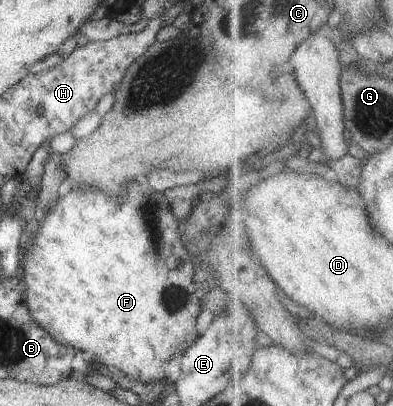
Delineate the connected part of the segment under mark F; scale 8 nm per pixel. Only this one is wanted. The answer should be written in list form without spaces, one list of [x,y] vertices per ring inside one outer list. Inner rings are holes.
[[[141,180],[127,184],[124,193],[118,198],[106,196],[101,190],[91,186],[78,188],[75,186],[70,193],[61,197],[55,206],[50,207],[49,212],[39,223],[37,237],[31,241],[31,247],[27,249],[27,255],[21,265],[22,273],[19,276],[26,285],[26,302],[31,315],[56,342],[68,348],[75,348],[77,351],[89,351],[97,363],[122,371],[126,376],[137,378],[146,384],[166,380],[161,368],[163,363],[172,359],[175,353],[183,352],[198,337],[205,322],[204,301],[194,280],[194,265],[181,241],[181,231],[178,229],[181,222],[173,217],[170,202],[171,200],[165,199],[162,193],[149,188]]]

